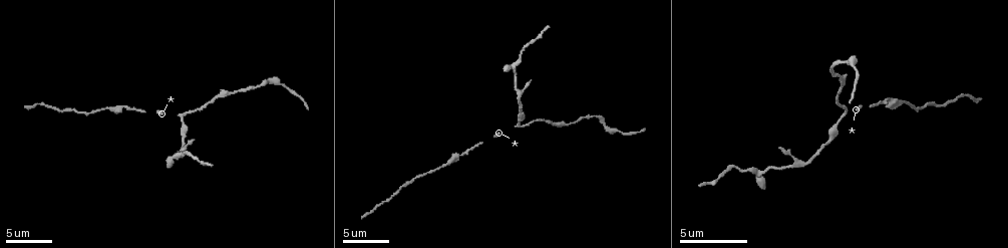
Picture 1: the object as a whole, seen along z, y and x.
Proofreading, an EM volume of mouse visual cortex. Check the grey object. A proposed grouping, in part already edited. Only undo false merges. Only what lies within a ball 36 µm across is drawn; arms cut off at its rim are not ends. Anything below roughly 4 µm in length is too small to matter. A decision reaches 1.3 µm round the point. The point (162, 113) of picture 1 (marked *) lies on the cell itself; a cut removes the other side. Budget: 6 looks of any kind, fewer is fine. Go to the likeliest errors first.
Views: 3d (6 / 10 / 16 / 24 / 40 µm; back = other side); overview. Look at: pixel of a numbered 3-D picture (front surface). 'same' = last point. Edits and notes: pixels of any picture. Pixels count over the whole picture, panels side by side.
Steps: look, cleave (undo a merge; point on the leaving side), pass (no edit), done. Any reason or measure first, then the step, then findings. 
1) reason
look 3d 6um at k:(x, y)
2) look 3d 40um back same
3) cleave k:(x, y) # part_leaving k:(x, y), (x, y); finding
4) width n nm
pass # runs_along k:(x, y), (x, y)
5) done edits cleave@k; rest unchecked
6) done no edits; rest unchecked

look 3d 10um at 1:(180, 118)

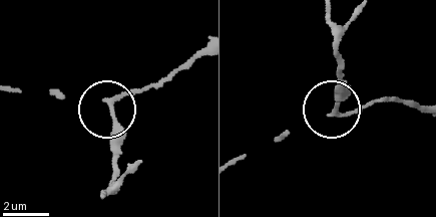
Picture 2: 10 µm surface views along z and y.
pass # continuous, no second cell

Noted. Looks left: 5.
thick turns thin
look 3d 10um at 1:(900, 102)

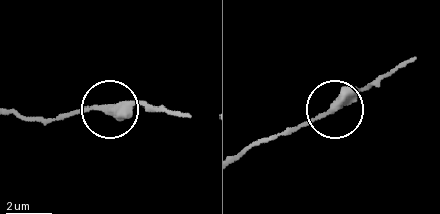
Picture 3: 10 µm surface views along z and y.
look 3d 6um at 3:(106, 108)

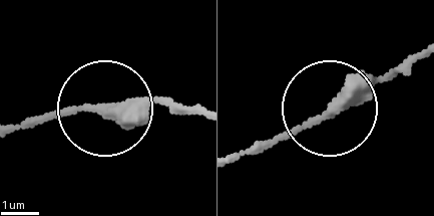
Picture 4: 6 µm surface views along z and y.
pass # runs_along 4:(192, 111), (125, 101), (23, 121); one cell here

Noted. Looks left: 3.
sudden change in width
look 3d 16um at 1:(601, 120)

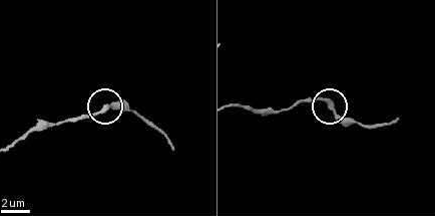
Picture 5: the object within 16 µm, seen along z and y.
pass # all the same cell

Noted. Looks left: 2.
done no edits; rest unchecked

